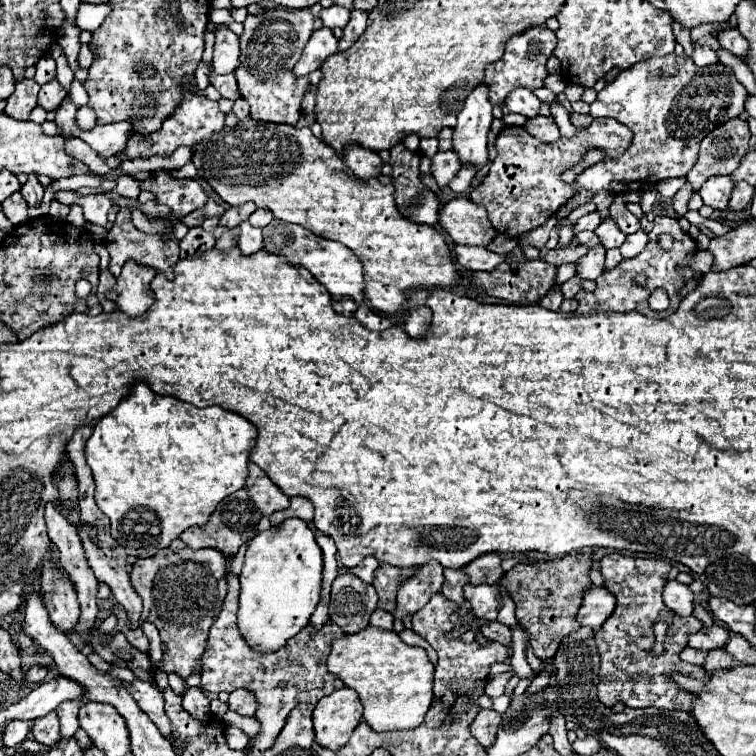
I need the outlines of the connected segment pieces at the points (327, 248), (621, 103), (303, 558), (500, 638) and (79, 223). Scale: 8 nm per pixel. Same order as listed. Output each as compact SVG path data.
M273 219L265 229L265 249L271 253L281 255L285 261L289 261L291 265L303 265L305 269L311 271L311 275L329 291L331 299L341 301L343 297L349 297L357 303L365 301L363 295L363 269L359 259L341 243L333 243L329 239L323 239L311 231L307 231L305 227L293 225L293 223L285 223L279 219Z
M685 53L651 57L621 71L613 83L597 93L589 115L617 119L633 131L633 141L621 157L585 169L573 183L575 193L581 189L593 193L601 189L609 193L643 193L653 189L659 181L685 177L697 161L701 139L725 121L739 117L747 97L747 89L735 79L727 65L697 67Z
M297 517L257 533L247 545L241 571L237 625L247 645L259 653L279 651L311 619L321 593L321 547L309 525Z
M489 621L489 623L485 623L481 627L481 631L483 631L483 635L487 639L497 641L497 643L501 643L505 647L511 647L511 629L509 627L505 627L505 625L497 623L497 621Z
M73 205L73 207L71 207L71 213L69 213L69 217L67 217L67 223L73 225L73 227L77 227L77 229L83 229L83 227L85 227L83 209L77 207L77 205Z

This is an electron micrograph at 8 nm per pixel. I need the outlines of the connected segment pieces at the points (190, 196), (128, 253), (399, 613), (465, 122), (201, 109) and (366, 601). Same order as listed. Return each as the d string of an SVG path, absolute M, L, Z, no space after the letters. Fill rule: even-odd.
M155 171L155 177L149 177L139 185L141 189L151 191L157 203L171 207L175 217L185 217L207 203L207 195L195 179L173 179L169 171Z
M121 209L117 213L117 219L113 223L113 227L109 229L107 237L105 237L105 245L111 253L111 261L109 261L109 271L117 277L121 273L121 267L133 259L141 265L149 265L155 267L157 271L167 273L169 279L173 279L173 267L179 261L179 241L171 235L147 235L141 233L133 223L131 223L131 211L129 209Z
M429 561L427 565L419 567L417 577L407 581L397 593L397 609L393 617L403 619L405 615L417 613L421 607L429 603L429 599L441 591L443 585L443 567L437 561Z
M485 85L475 87L457 117L459 123L453 135L453 151L459 155L461 167L473 165L481 169L487 163L487 133L493 121L491 109L485 97Z
M189 93L179 105L177 111L169 119L165 119L163 127L147 137L131 135L127 141L127 147L123 153L119 153L119 159L137 159L137 157L151 157L151 155L163 155L169 157L177 147L181 145L195 145L197 141L209 137L209 133L215 133L225 127L225 113L219 111L217 101L209 101L203 93Z
M343 573L333 581L331 591L331 603L329 603L329 617L333 623L337 623L345 633L359 633L369 625L369 617L377 607L377 593L375 587L369 583L363 583L359 577Z

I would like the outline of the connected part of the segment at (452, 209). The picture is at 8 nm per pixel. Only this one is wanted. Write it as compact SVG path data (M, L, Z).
M457 197L445 203L439 215L439 225L461 245L487 247L497 235L485 207L475 205L467 197Z

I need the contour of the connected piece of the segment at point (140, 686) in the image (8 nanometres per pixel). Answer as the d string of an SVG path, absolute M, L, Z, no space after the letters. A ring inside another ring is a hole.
M135 679L131 685L125 683L125 687L135 697L137 705L157 725L157 729L161 731L161 735L169 739L173 735L173 729L171 729L169 717L163 711L163 693L161 693L161 689L155 683L145 683L145 681L139 681L139 679Z

